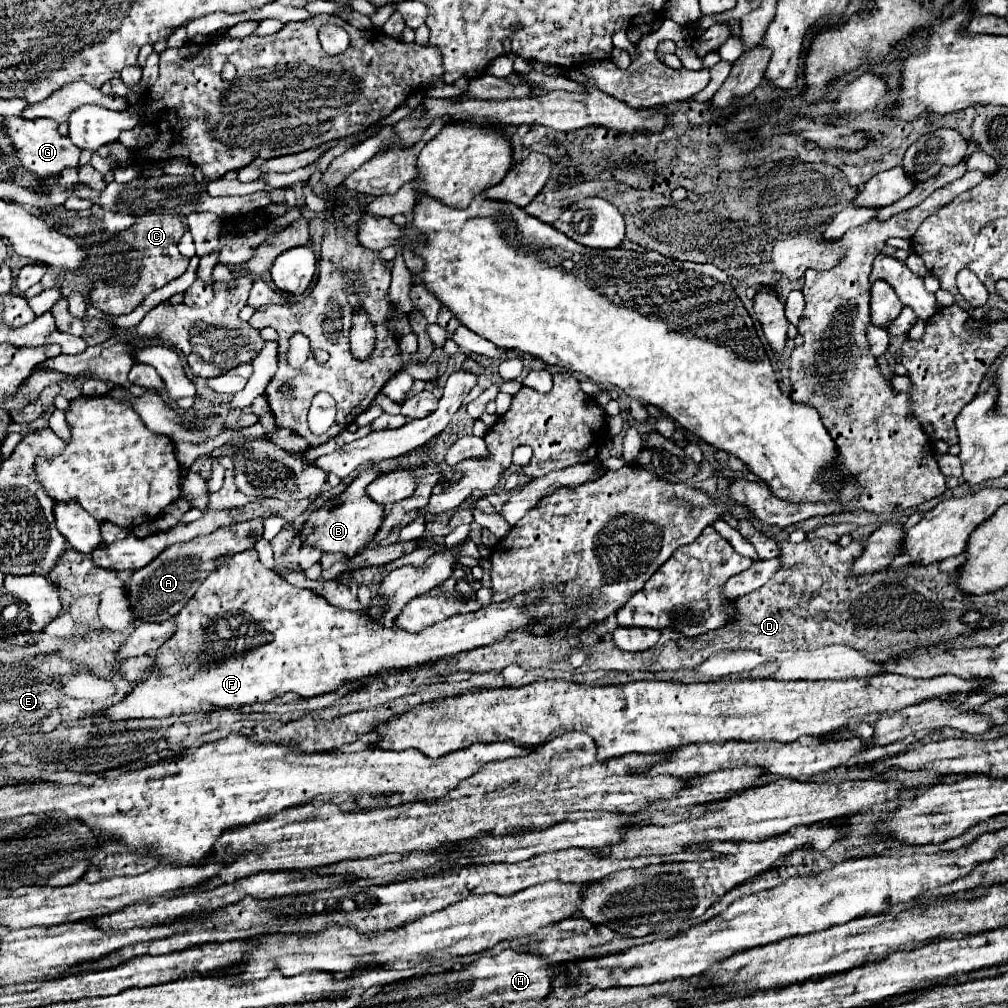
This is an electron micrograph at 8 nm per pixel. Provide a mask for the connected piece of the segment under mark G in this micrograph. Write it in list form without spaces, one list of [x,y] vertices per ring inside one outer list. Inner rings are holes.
[[[5,118],[3,120],[3,128],[5,128],[5,134],[7,138],[11,140],[13,144],[13,150],[15,150],[15,156],[17,156],[17,162],[37,174],[39,178],[47,178],[47,176],[55,176],[55,174],[61,174],[63,168],[67,166],[73,166],[77,168],[77,162],[79,162],[79,148],[73,148],[73,144],[69,142],[69,136],[61,136],[57,132],[57,122],[53,120],[47,120],[47,118],[39,118],[39,120],[25,120],[25,118]]]

